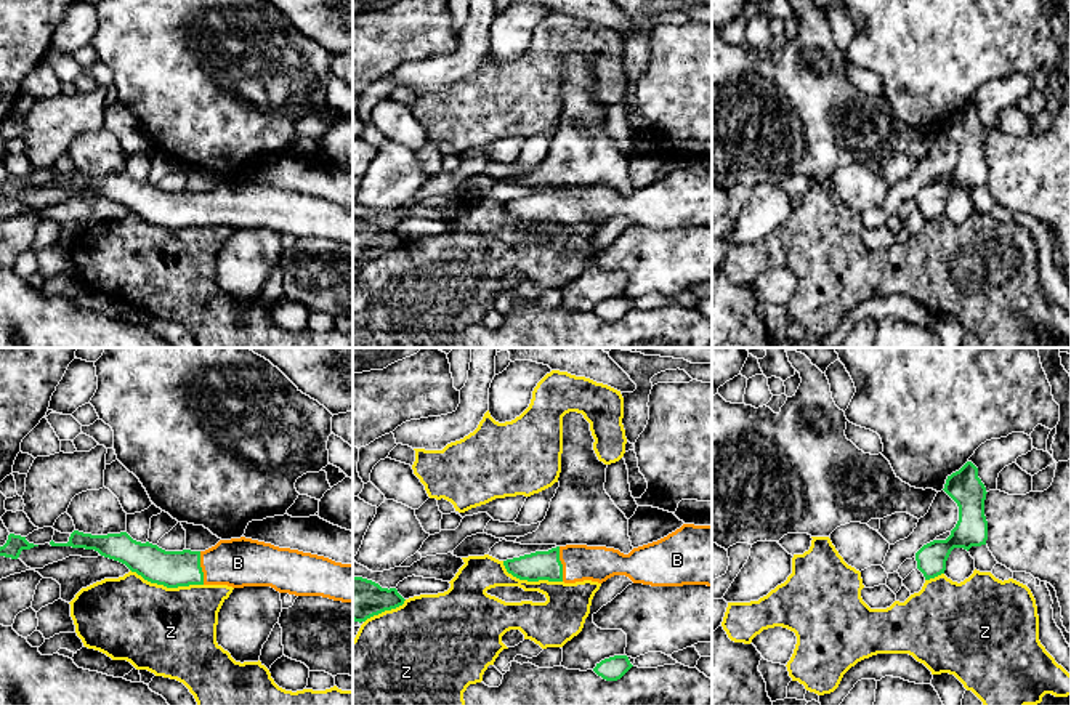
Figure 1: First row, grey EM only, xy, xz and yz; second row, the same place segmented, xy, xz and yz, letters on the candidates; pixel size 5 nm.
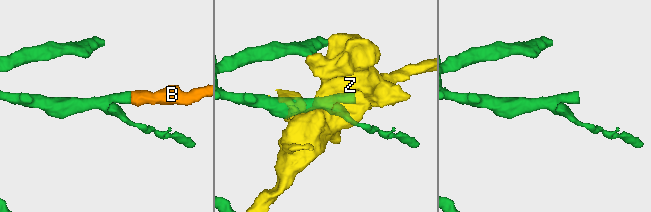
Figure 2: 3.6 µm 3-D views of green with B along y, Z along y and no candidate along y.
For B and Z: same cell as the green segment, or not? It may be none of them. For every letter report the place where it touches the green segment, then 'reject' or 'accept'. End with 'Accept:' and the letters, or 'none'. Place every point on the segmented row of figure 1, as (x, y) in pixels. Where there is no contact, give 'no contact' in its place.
B: meets green in xz at (561, 564); accept
Z: meets green in xy at (167, 587); reject
Accept: B

